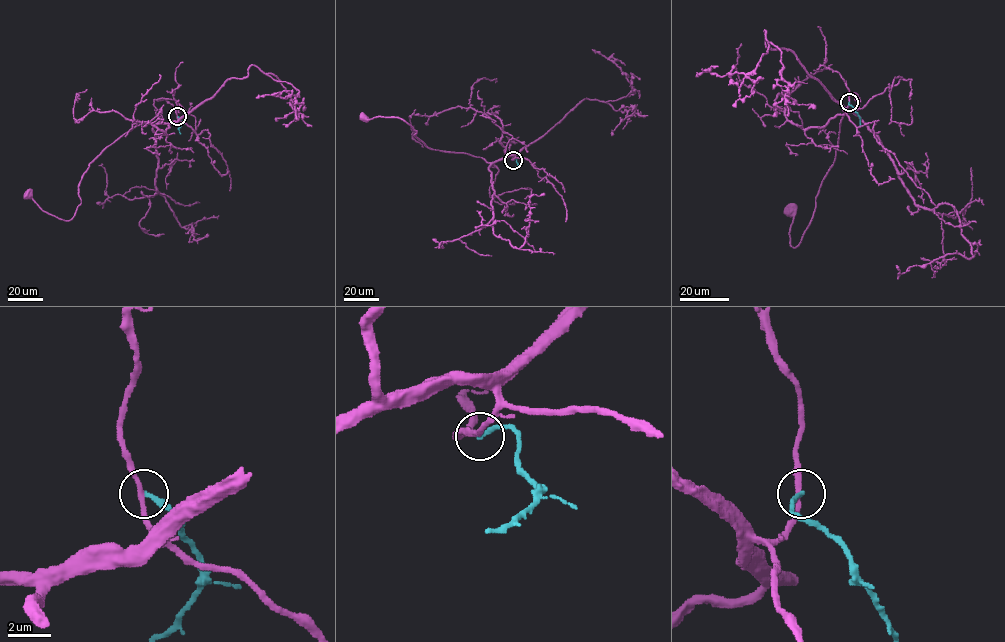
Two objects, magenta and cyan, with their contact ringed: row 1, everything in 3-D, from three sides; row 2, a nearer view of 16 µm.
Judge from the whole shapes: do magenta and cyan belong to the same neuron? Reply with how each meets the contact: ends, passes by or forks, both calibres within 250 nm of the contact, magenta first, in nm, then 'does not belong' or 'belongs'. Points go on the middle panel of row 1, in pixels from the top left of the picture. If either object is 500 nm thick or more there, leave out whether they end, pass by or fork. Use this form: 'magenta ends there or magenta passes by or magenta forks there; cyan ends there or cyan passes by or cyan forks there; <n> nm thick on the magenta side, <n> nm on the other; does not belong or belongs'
magenta passes by; cyan ends there; 240 nm thick on the magenta side, 240 nm on the other; does not belong

